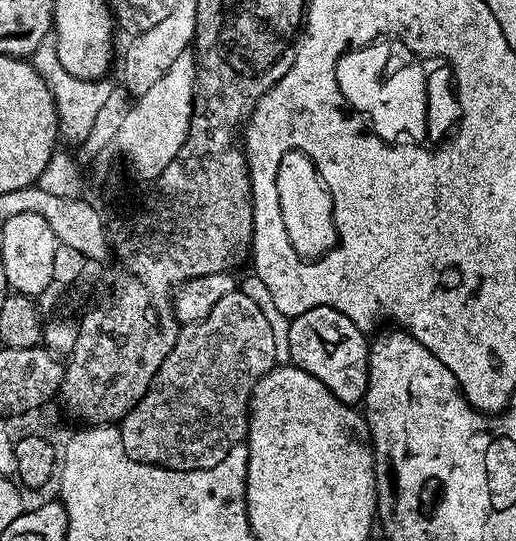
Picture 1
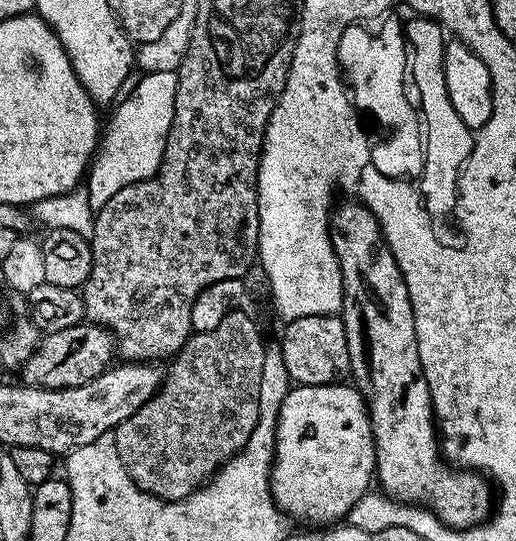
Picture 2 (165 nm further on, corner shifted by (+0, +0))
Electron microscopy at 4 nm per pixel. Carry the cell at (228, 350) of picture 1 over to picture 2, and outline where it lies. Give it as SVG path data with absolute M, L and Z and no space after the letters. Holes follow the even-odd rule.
M244 310L228 312L214 330L193 332L171 357L164 380L150 402L114 429L116 454L122 458L122 466L132 481L146 494L167 501L184 500L191 492L204 487L226 461L246 446L246 438L250 438L250 430L258 422L258 394L265 370L264 338L259 326Z

